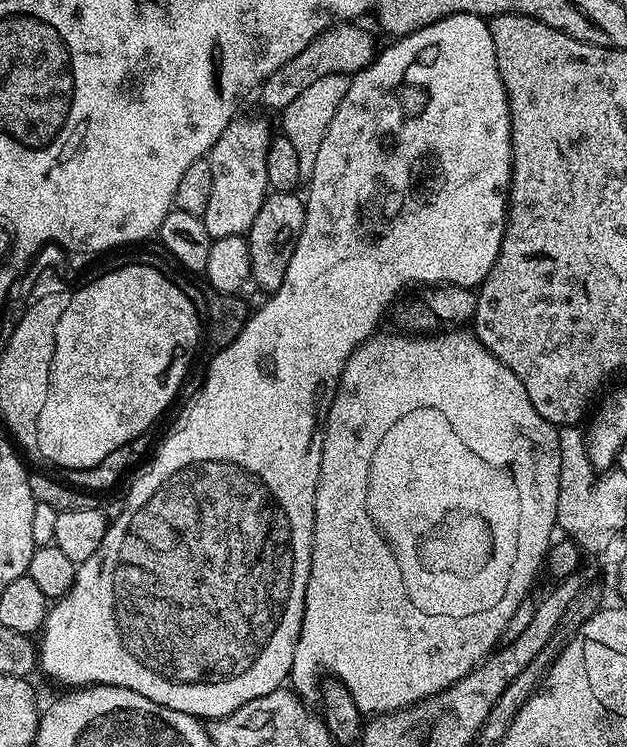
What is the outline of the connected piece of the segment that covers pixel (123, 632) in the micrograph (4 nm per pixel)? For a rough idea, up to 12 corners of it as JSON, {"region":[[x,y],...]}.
{"region":[[489,21],[349,79],[282,286],[48,609],[204,722],[292,675],[324,423],[502,246]]}

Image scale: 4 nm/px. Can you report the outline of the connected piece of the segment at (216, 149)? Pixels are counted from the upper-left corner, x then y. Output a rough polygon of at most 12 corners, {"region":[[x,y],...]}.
{"region":[[240,114],[206,157],[213,240],[244,236],[270,191],[274,129]]}

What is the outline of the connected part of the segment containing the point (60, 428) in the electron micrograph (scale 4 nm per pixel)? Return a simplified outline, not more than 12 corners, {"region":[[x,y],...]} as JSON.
{"region":[[105,271],[60,320],[35,451],[93,468],[201,347],[181,285]]}

